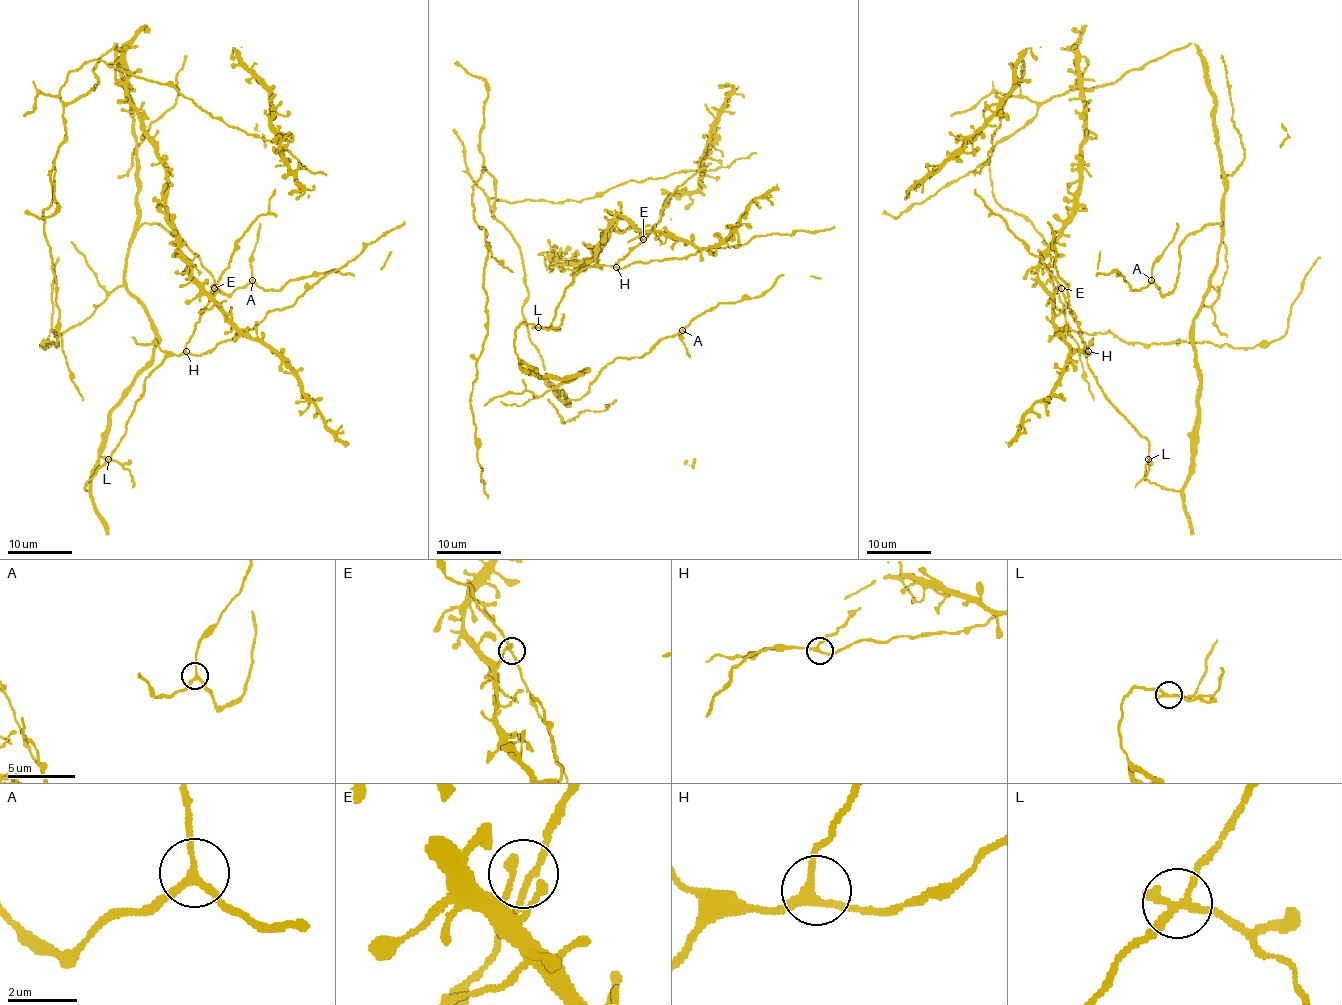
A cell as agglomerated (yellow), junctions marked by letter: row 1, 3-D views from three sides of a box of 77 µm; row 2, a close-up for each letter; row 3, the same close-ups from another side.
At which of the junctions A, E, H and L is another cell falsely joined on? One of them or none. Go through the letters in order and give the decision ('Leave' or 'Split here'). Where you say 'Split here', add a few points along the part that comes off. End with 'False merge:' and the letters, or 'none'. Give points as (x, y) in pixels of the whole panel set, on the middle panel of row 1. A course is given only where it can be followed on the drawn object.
A: Leave
E: Leave
H: Leave
L: Split here. Course of the part to remove: (538, 326), (549, 330), (559, 326), (564, 313)
False merge: L

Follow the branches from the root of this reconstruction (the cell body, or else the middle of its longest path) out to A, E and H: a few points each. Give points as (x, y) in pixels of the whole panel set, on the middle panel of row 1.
A: (567, 401), (580, 399), (596, 375), (616, 359), (641, 357), (661, 339), (675, 336), (682, 330)
E: (567, 401), (554, 389), (585, 372), (527, 372), (515, 330), (548, 326), (575, 275), (614, 265), (643, 239)
H: (567, 401), (554, 389), (585, 372), (527, 372), (515, 330), (548, 326), (582, 270), (616, 267)

